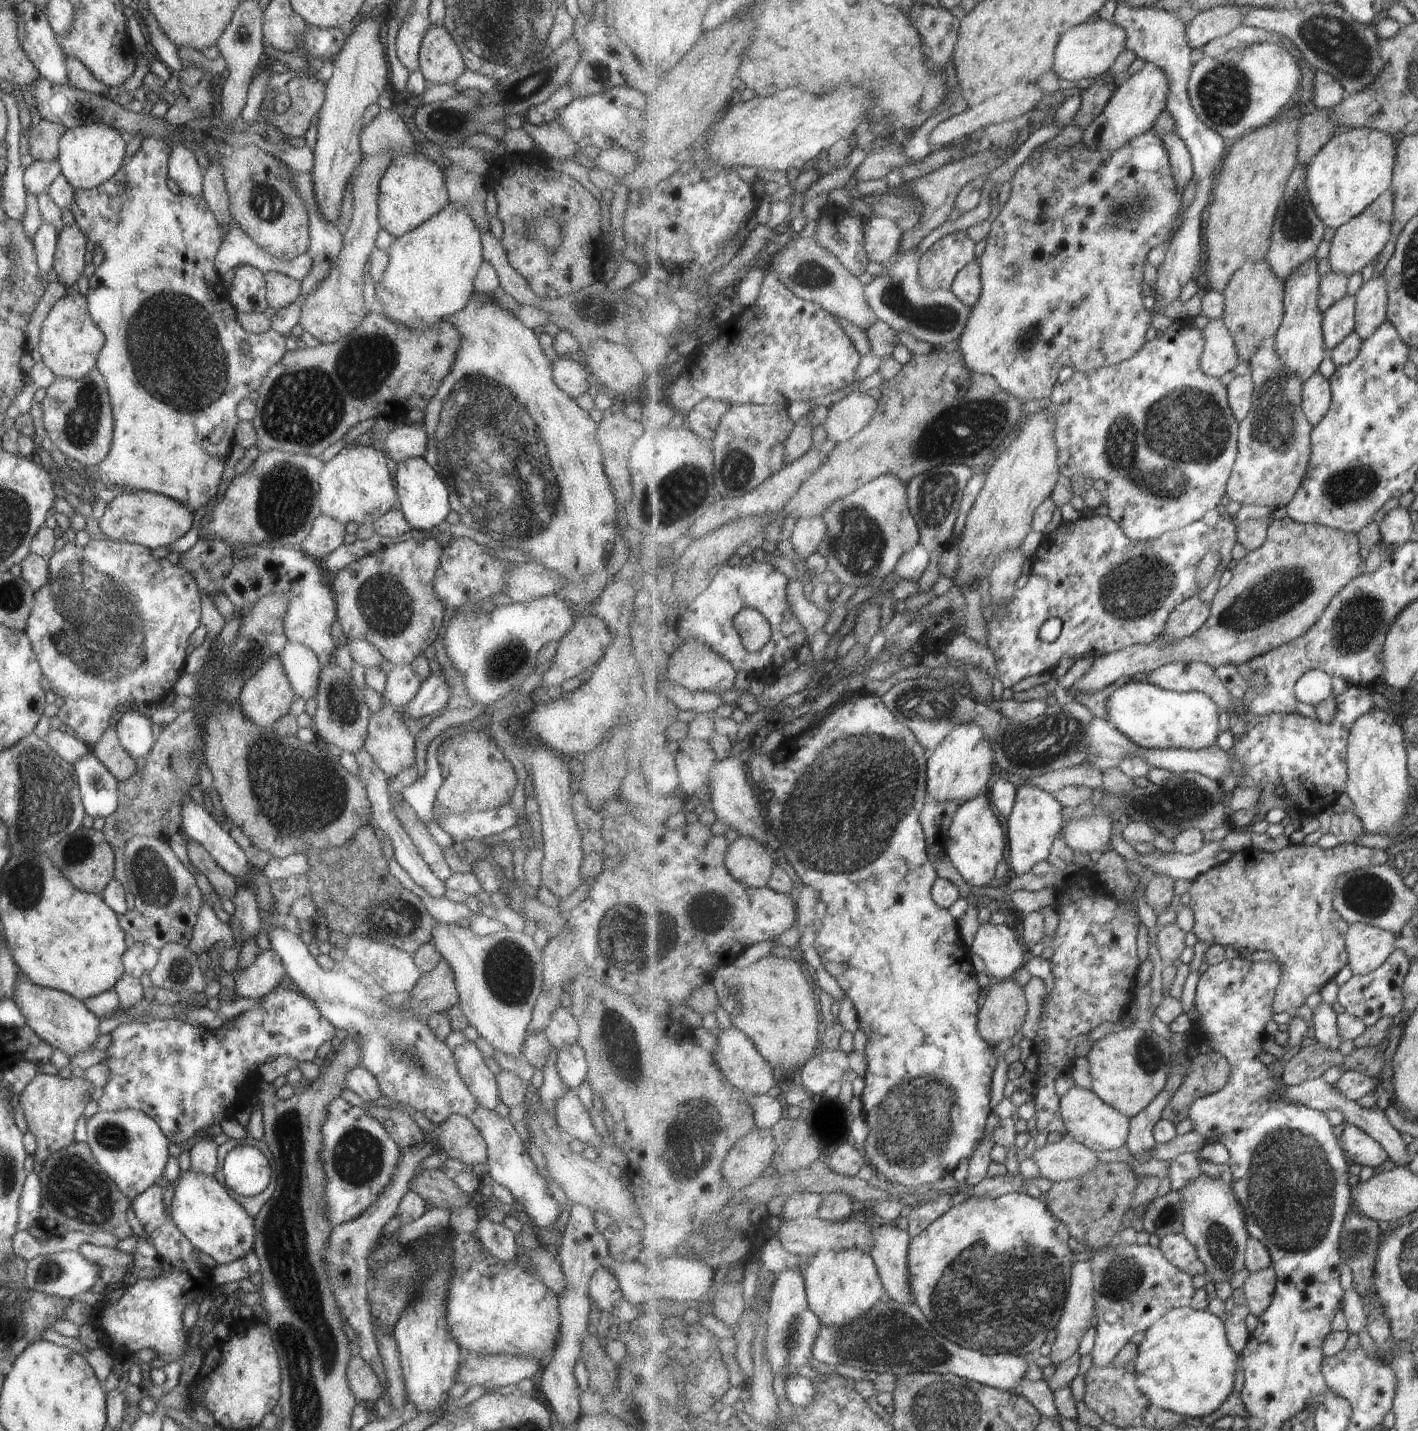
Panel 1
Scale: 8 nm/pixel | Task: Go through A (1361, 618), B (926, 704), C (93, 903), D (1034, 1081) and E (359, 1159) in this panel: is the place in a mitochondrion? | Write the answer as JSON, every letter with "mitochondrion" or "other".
{"A":"mitochondrion","B":"mitochondrion","C":"other","D":"other","E":"mitochondrion"}

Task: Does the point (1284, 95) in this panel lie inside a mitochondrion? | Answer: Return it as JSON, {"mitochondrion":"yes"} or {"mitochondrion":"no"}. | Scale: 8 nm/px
{"mitochondrion":"no"}

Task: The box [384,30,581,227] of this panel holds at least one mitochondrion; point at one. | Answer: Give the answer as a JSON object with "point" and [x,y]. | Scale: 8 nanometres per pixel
{"point":[531,82]}

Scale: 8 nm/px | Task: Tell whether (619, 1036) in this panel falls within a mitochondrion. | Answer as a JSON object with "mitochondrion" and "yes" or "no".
{"mitochondrion":"yes"}

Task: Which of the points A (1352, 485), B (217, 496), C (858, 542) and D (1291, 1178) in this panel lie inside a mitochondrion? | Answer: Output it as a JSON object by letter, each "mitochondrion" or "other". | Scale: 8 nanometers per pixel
{"A":"mitochondrion","B":"other","C":"mitochondrion","D":"mitochondrion"}

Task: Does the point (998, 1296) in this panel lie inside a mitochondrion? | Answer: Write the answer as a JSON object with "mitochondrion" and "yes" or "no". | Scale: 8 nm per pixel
{"mitochondrion":"yes"}

